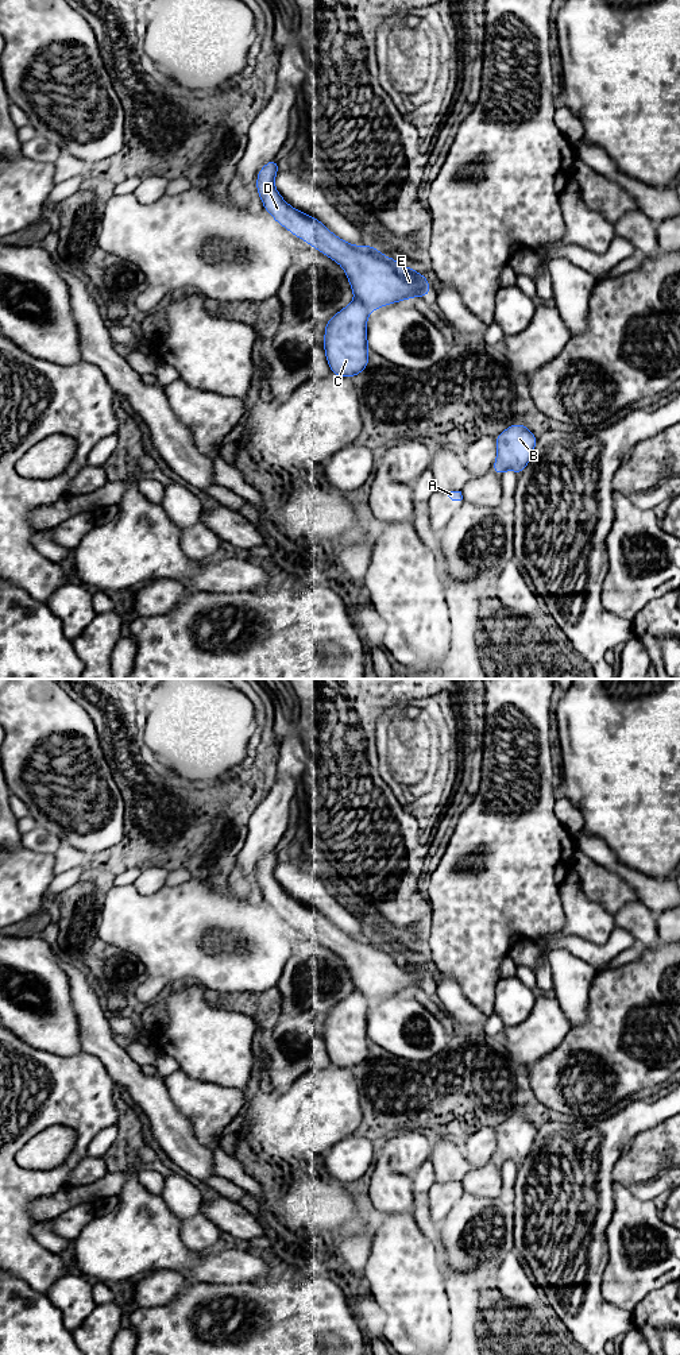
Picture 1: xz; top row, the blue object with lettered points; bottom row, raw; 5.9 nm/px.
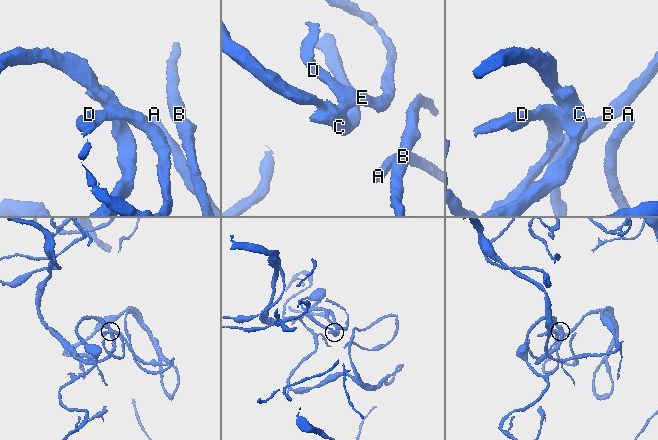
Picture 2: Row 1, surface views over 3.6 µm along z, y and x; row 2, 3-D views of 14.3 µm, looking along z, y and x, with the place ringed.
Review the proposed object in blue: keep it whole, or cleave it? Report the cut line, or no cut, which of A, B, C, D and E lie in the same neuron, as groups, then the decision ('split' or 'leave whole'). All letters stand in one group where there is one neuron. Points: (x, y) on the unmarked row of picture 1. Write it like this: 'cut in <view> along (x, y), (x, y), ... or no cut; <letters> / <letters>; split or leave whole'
no cut; A B C D E; leave whole

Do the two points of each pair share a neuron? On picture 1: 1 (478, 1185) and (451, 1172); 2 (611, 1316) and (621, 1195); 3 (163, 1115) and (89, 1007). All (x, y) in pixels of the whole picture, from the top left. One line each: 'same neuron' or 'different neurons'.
1: different neurons
2: different neurons
3: same neuron

